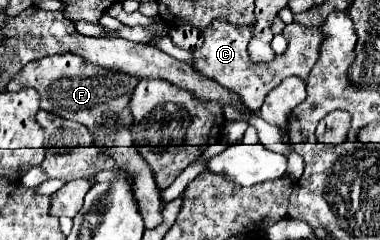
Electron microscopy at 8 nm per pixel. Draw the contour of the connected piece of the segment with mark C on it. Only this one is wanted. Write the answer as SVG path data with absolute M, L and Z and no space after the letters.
M214 21L212 25L208 25L204 29L204 45L196 51L192 51L194 57L194 67L198 73L220 81L224 87L236 91L242 97L242 103L252 109L258 111L264 103L264 97L280 85L282 79L290 77L290 75L298 75L302 79L308 77L310 69L314 67L316 59L318 59L318 49L322 43L322 33L318 29L308 29L302 27L298 23L290 23L284 27L284 37L288 39L288 49L284 55L274 57L270 63L262 63L262 65L252 65L248 59L248 41L252 37L252 29L250 27L234 27L230 23L224 21Z

